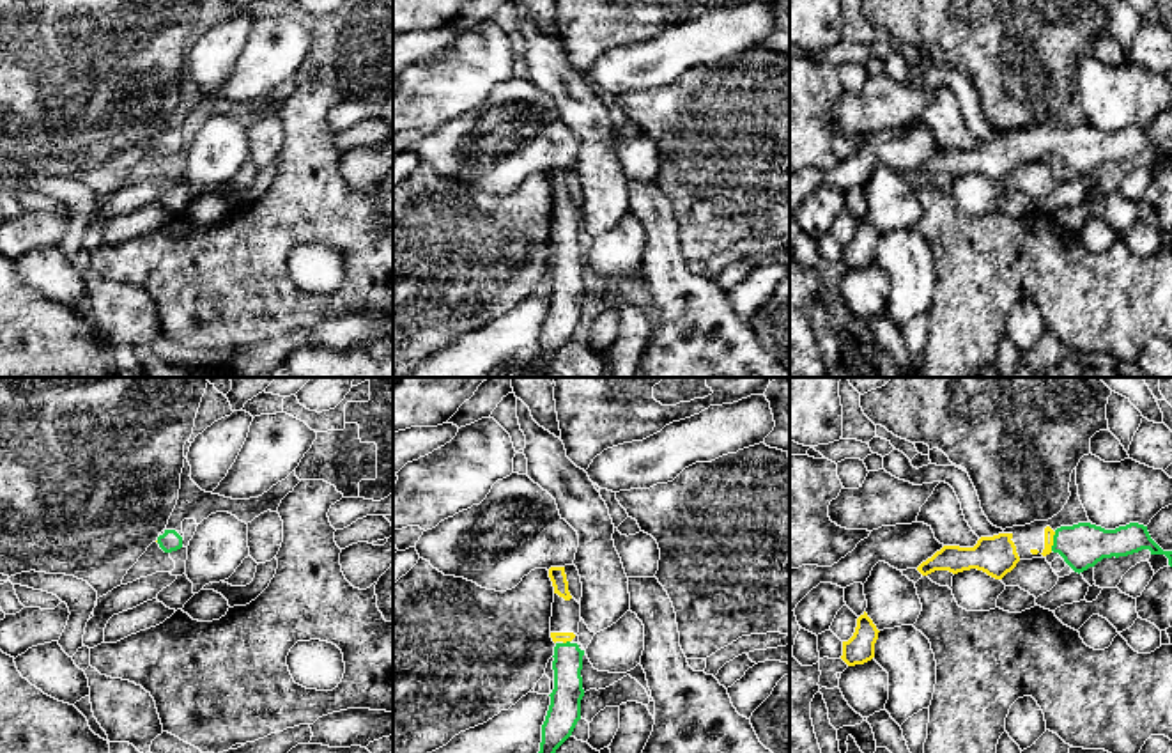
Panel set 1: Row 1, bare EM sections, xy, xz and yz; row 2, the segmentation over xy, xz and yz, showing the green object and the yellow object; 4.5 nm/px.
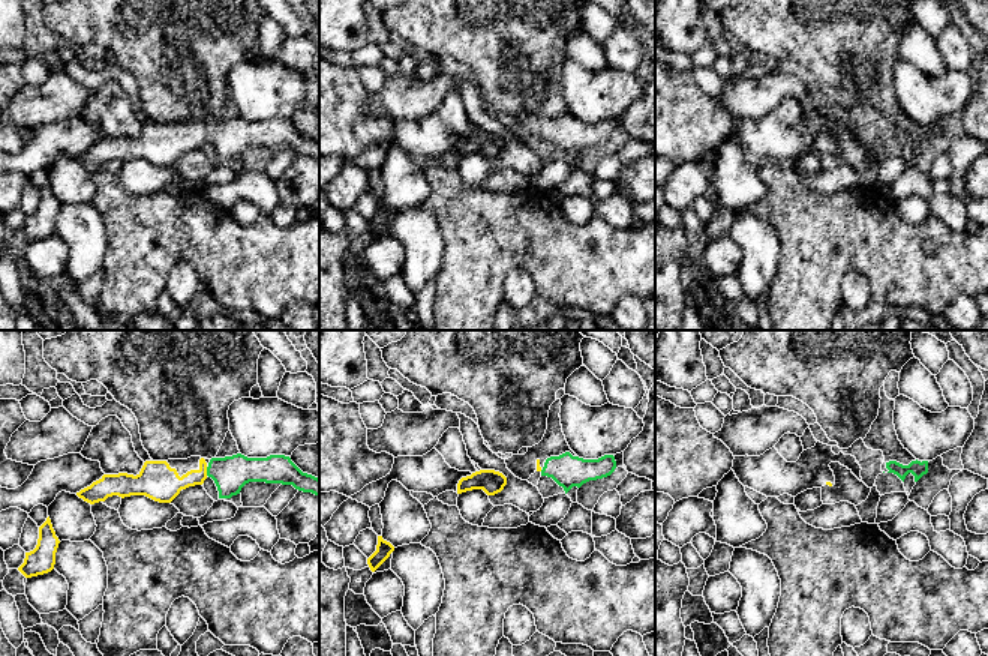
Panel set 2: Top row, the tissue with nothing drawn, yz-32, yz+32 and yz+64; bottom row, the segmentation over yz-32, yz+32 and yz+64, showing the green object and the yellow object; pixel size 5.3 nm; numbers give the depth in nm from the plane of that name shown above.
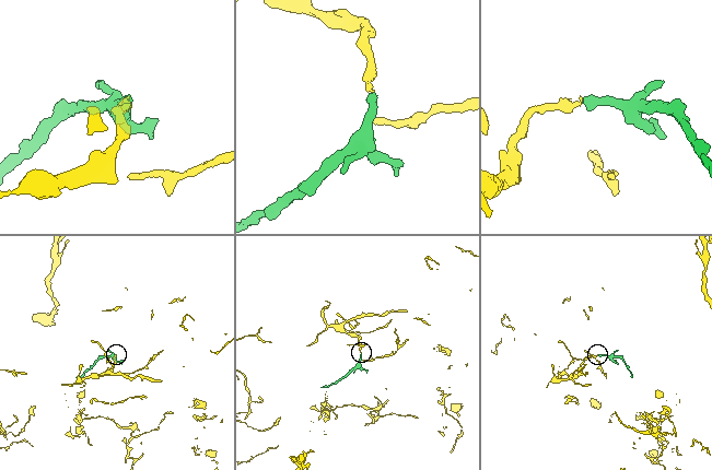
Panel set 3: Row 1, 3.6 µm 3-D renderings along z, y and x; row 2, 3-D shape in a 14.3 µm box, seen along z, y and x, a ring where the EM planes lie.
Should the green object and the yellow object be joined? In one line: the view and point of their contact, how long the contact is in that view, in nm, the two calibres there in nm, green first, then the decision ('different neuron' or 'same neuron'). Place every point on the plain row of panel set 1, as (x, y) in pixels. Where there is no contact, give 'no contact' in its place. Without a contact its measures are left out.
meets green in yz at (1054, 144); contact 90 nm long; 200 nm thick on the green side, 50 nm on the other; same neuron

